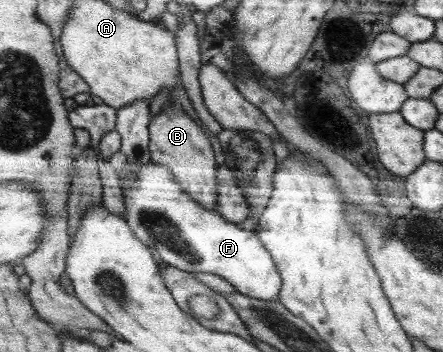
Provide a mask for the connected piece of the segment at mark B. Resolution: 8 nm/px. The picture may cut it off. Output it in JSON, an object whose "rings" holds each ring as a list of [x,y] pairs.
{"rings":[[[168,101],[161,112],[153,117],[148,127],[150,161],[171,168],[181,187],[196,203],[213,210],[215,199],[219,199],[219,183],[215,183],[215,157],[209,137],[199,125],[183,111],[175,101]]]}

